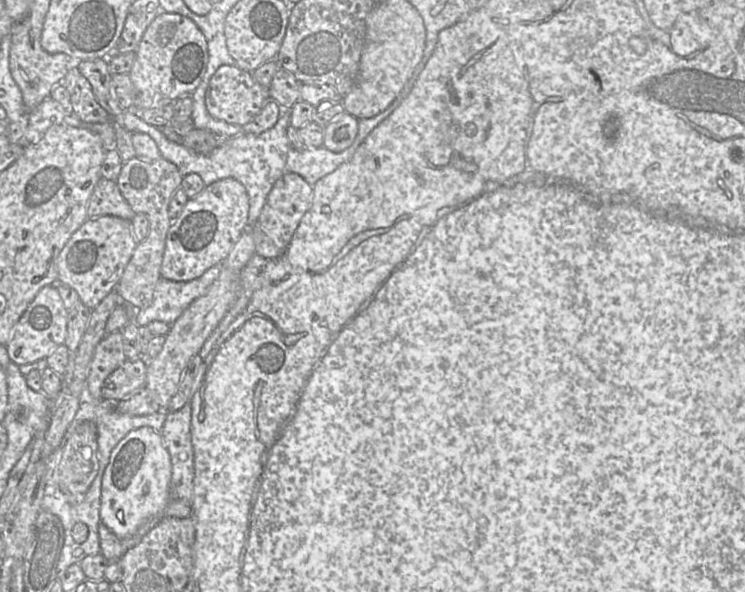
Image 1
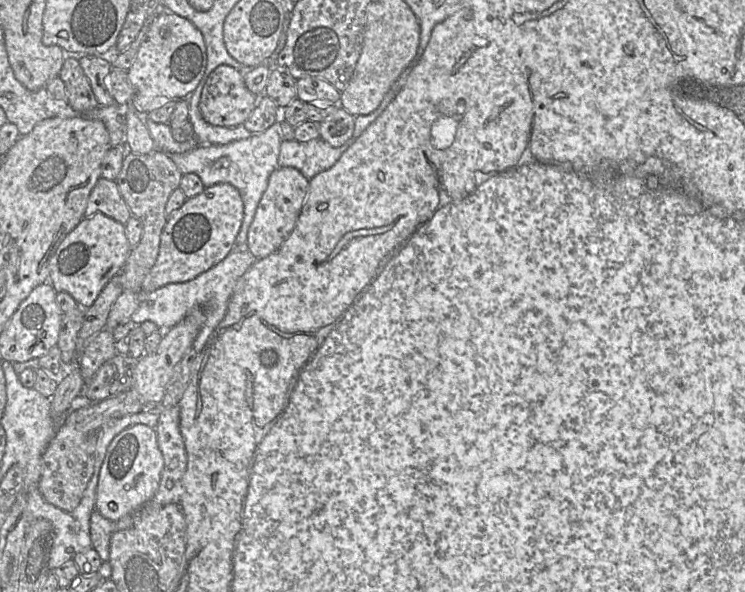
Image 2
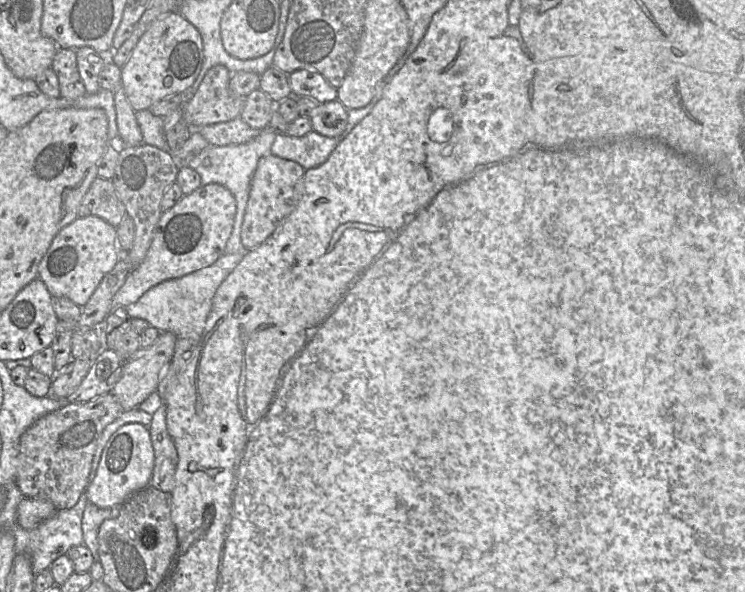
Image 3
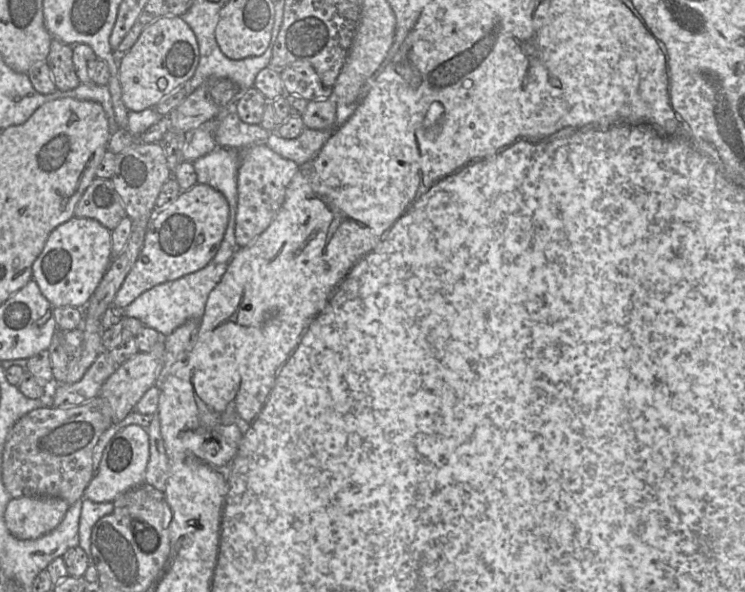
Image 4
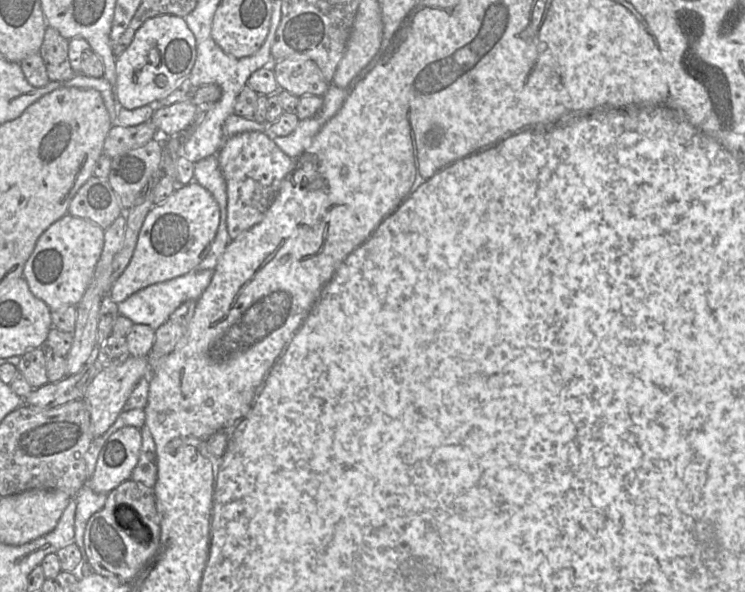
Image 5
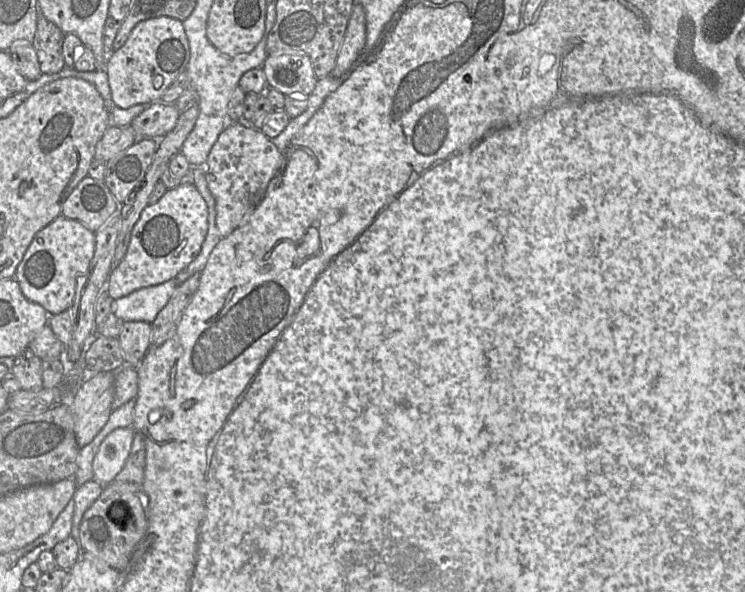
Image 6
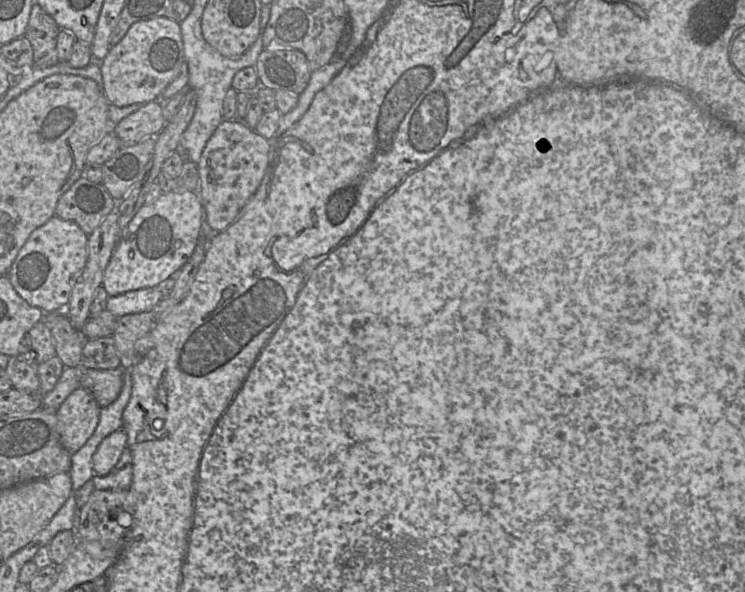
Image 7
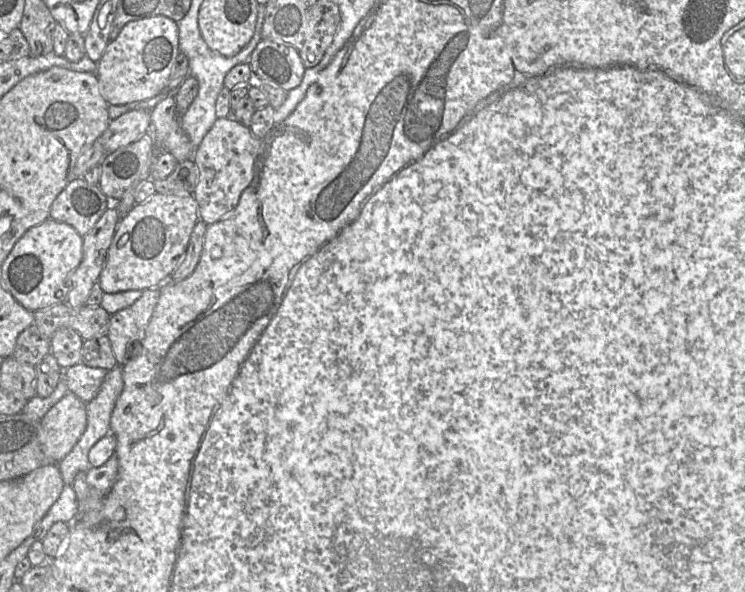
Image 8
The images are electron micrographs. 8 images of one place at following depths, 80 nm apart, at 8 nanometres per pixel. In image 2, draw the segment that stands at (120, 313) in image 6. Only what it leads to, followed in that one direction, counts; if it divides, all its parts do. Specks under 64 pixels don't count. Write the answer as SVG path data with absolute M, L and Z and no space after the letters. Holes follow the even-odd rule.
M233 247L222 261L194 279L181 283L169 283L145 294L130 319L137 325L151 321L161 330L167 330L181 322L193 309L201 307L206 313L206 319L193 342L195 351L200 354L214 329L223 320L238 279L256 261L257 258L247 248L234 249Z

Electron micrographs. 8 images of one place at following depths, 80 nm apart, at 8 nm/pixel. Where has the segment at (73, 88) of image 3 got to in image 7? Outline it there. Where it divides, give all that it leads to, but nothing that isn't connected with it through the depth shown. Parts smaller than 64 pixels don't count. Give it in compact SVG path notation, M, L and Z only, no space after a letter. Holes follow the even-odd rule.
M34 2L24 36L32 46L35 67L47 68L59 62L56 49L59 31L54 19Z

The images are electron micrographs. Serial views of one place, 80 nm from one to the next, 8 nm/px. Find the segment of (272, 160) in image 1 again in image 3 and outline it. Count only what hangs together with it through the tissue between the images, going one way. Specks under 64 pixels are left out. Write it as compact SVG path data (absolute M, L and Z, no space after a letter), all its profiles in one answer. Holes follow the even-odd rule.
M266 128L262 130L257 137L247 143L227 146L209 145L198 154L189 158L187 161L179 163L180 165L187 165L198 172L201 177L202 184L221 184L228 188L236 199L237 211L234 226L227 241L224 254L247 251L241 242L241 228L249 199L251 179L257 168L259 160L262 157L271 154L272 144L276 135L276 132L272 129Z

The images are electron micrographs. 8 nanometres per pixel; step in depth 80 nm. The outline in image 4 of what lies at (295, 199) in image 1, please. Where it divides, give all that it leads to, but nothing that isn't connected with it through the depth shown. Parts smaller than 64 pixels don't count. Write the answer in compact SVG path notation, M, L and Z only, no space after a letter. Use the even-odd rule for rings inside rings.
M265 143L255 144L237 152L240 162L235 237L238 246L245 247L270 226L286 200L287 190L299 171L299 166L274 152Z

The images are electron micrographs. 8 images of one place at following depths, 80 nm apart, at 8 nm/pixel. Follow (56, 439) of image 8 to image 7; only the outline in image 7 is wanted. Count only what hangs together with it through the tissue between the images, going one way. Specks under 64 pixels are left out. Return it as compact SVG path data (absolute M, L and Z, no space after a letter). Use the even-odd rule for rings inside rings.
M79 387L55 411L60 442L71 455L94 433L100 410L94 395L88 389Z

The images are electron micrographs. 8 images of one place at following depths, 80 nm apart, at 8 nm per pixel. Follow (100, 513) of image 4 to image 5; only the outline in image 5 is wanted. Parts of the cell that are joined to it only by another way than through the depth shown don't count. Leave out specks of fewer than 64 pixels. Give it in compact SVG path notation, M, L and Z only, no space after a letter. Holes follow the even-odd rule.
M84 485L75 495L77 508L75 513L74 542L80 548L85 558L84 532L90 517L100 511L107 500L106 493L93 491L88 485Z

